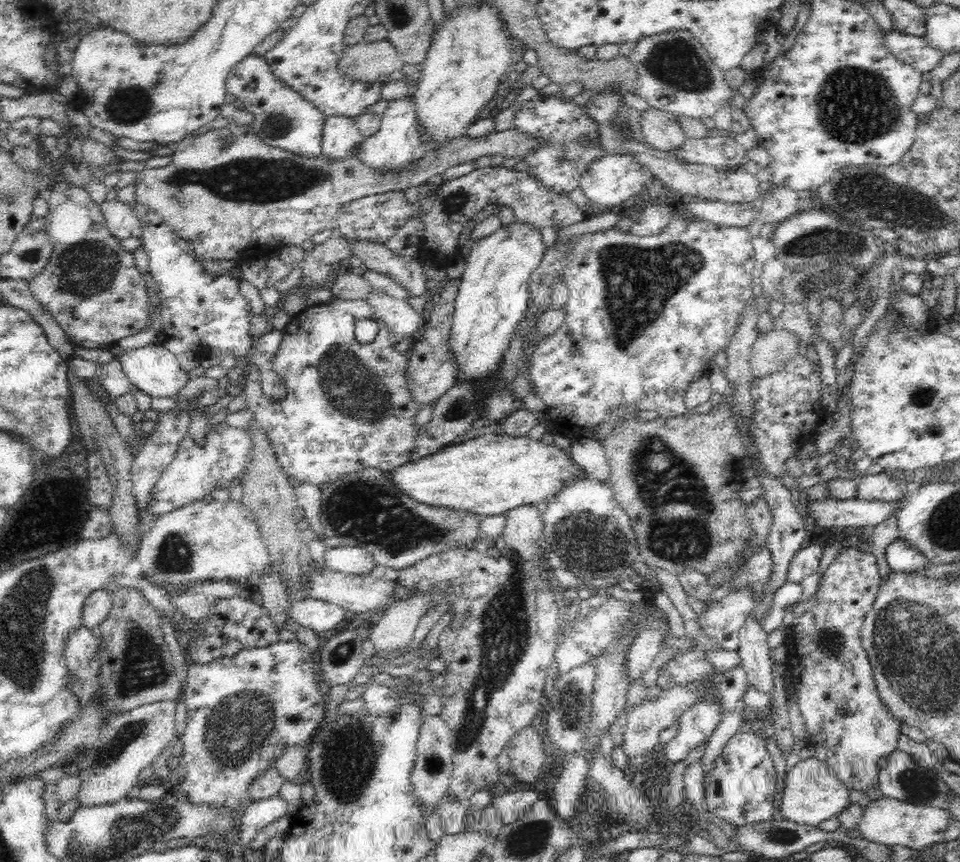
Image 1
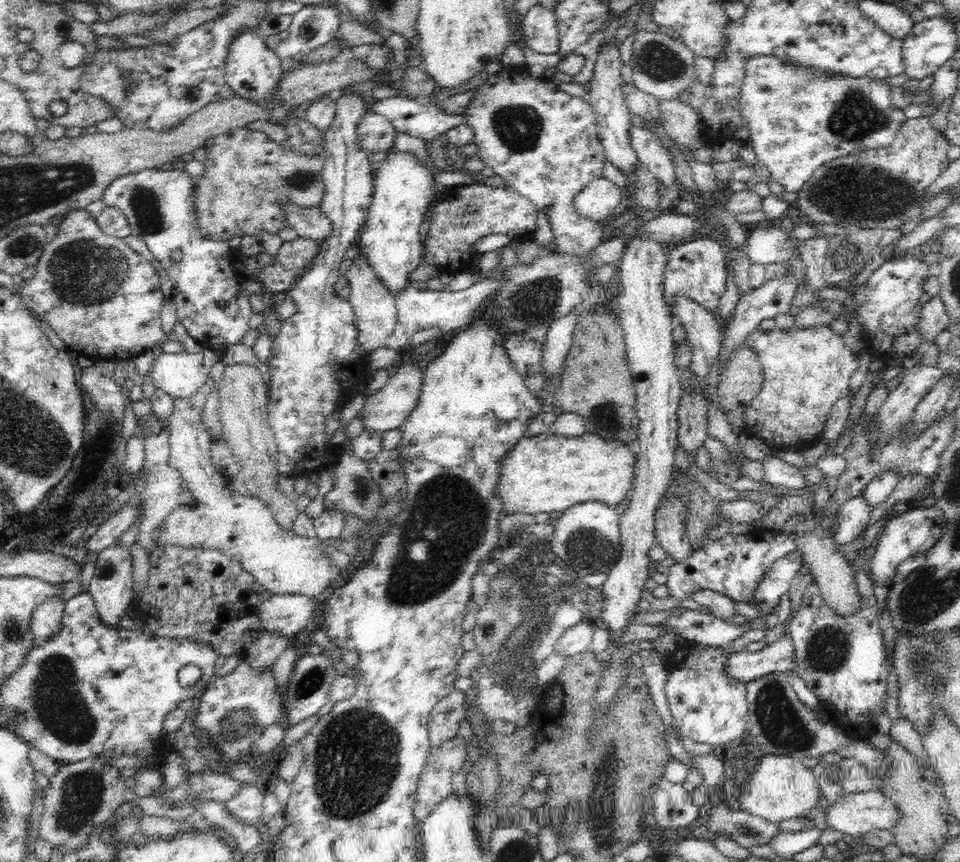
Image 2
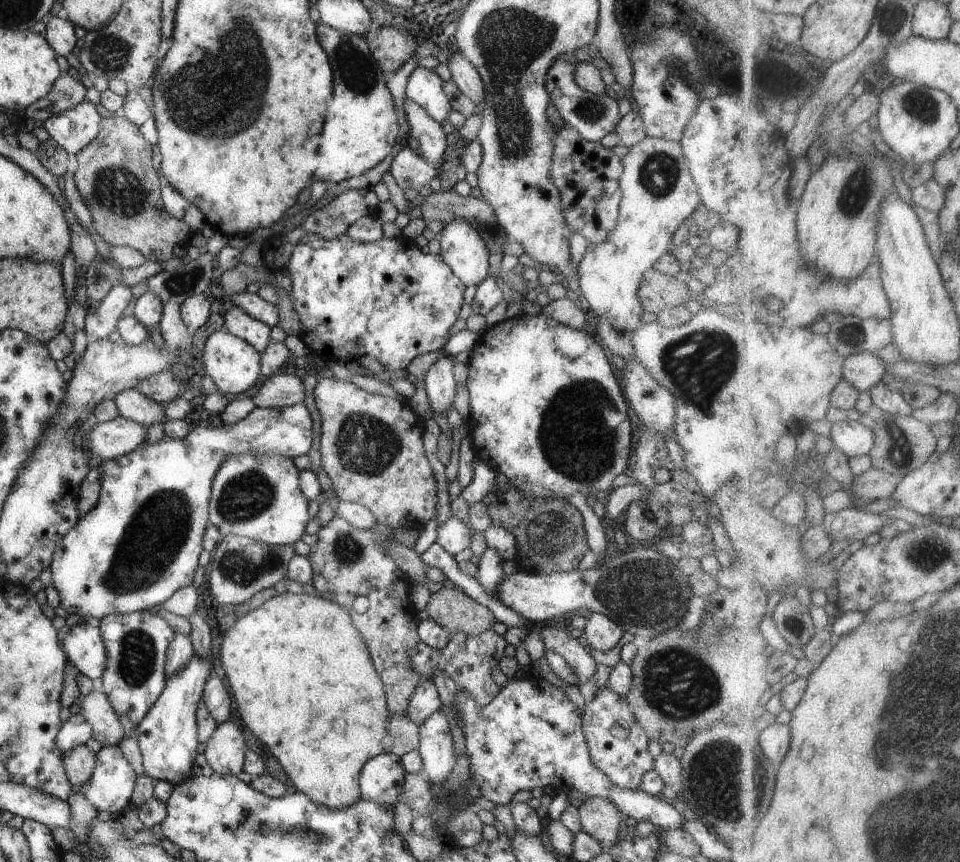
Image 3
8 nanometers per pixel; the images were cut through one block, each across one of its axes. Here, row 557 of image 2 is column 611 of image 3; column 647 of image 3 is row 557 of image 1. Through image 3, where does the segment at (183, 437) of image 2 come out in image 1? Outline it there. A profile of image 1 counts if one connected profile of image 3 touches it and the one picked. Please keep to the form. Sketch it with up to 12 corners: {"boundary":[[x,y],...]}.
{"boundary":[[212,495],[156,517],[136,559],[161,587],[274,568],[256,513]]}

